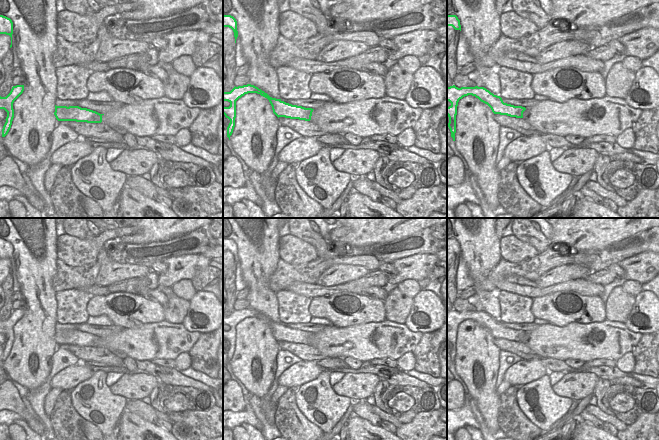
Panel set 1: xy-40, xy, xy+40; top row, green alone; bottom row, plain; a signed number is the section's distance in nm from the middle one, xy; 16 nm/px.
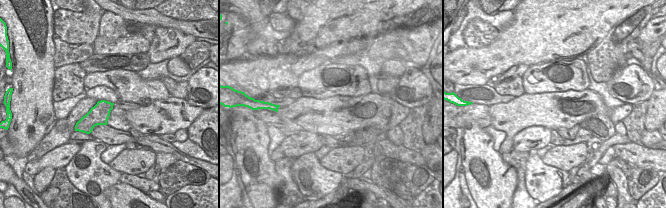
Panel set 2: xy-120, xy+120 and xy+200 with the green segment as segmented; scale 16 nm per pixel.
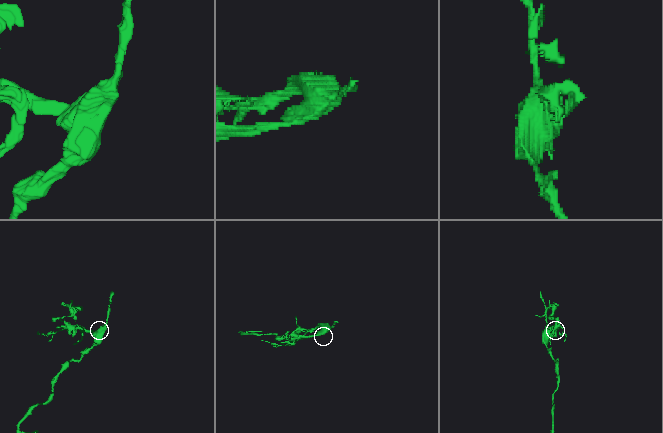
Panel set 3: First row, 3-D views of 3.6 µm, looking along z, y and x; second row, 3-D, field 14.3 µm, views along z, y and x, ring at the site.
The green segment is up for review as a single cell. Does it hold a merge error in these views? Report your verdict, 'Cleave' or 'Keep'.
Cleave

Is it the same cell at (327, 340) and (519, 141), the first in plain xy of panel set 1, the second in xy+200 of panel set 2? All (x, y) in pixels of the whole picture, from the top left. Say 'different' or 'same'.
different

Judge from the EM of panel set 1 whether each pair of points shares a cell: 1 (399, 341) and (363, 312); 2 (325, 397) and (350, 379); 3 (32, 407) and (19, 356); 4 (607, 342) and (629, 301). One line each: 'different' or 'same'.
1: different
2: different
3: different
4: different

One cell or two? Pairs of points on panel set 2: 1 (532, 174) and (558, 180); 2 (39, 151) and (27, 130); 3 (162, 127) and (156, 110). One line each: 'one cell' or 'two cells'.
1: one cell
2: two cells
3: one cell

